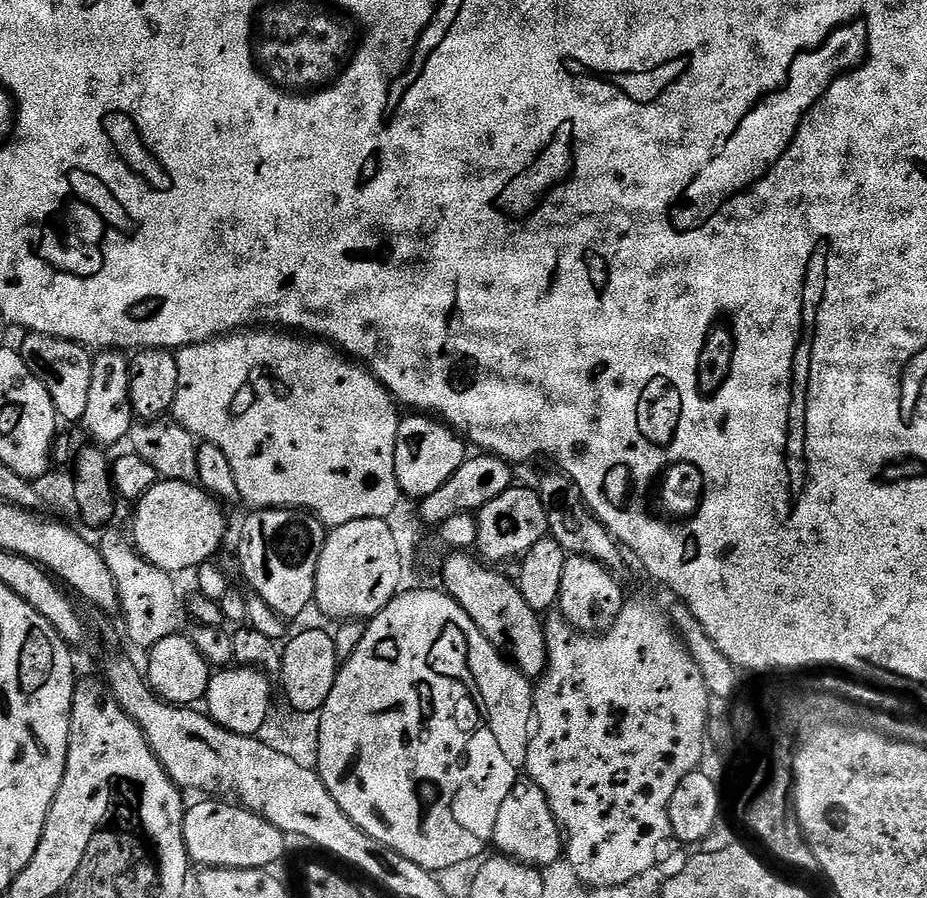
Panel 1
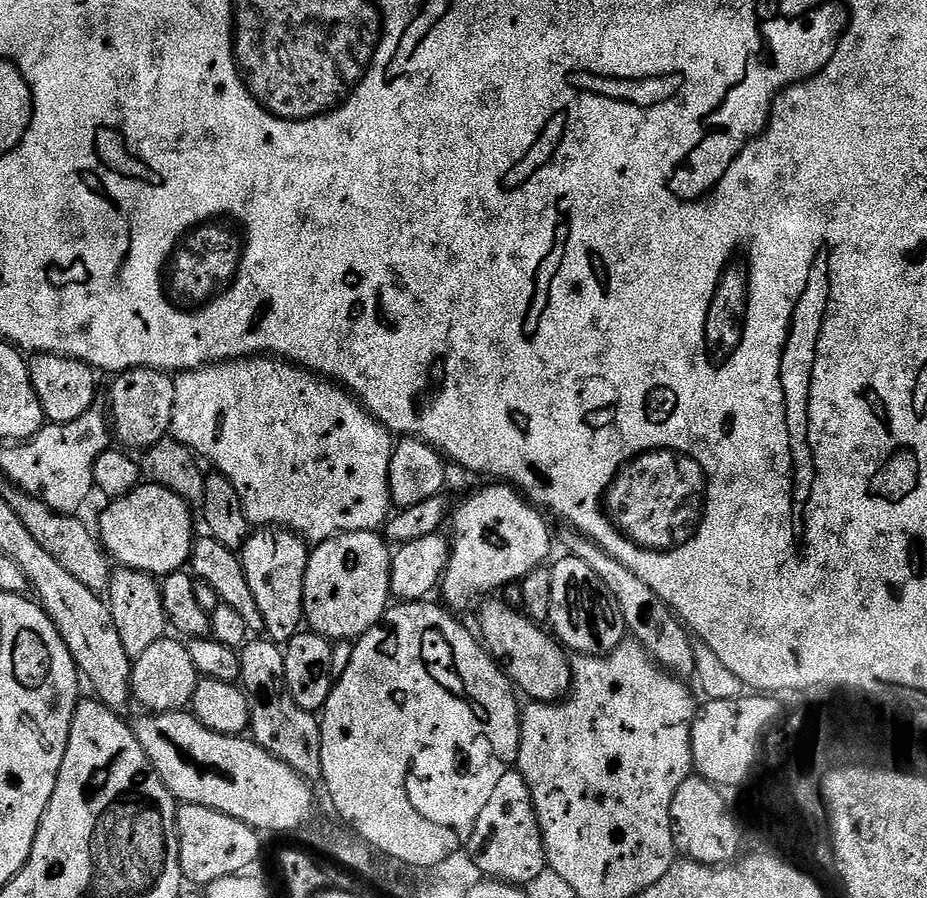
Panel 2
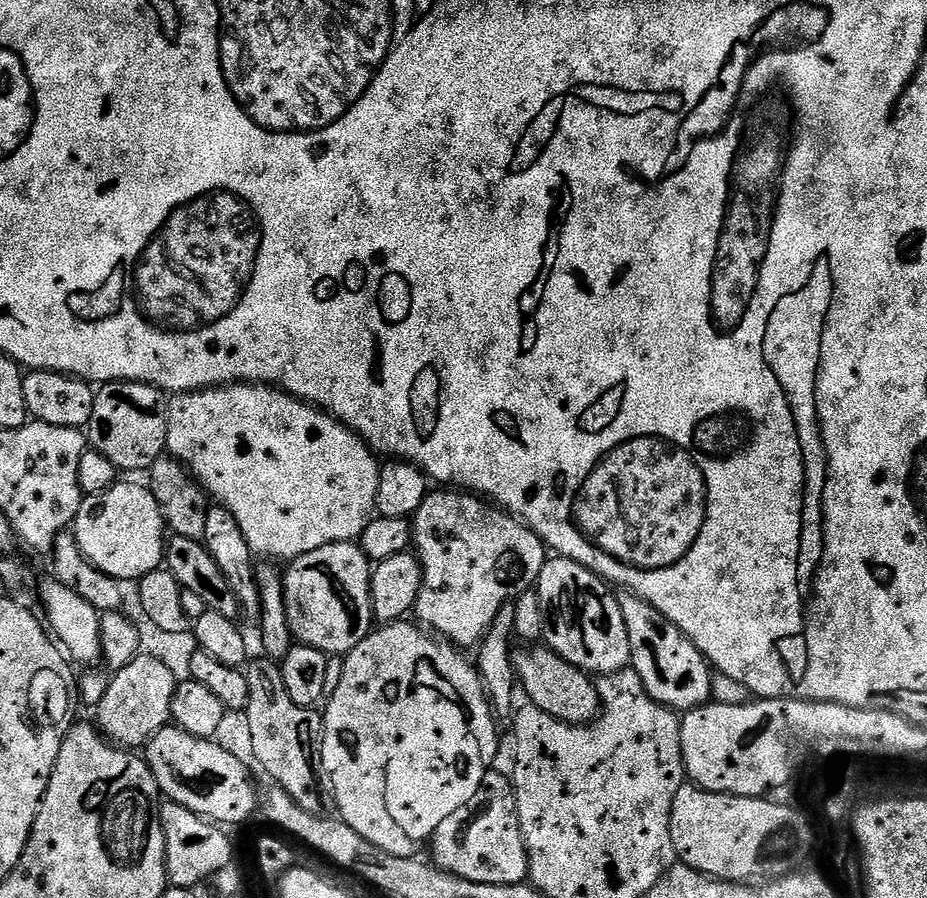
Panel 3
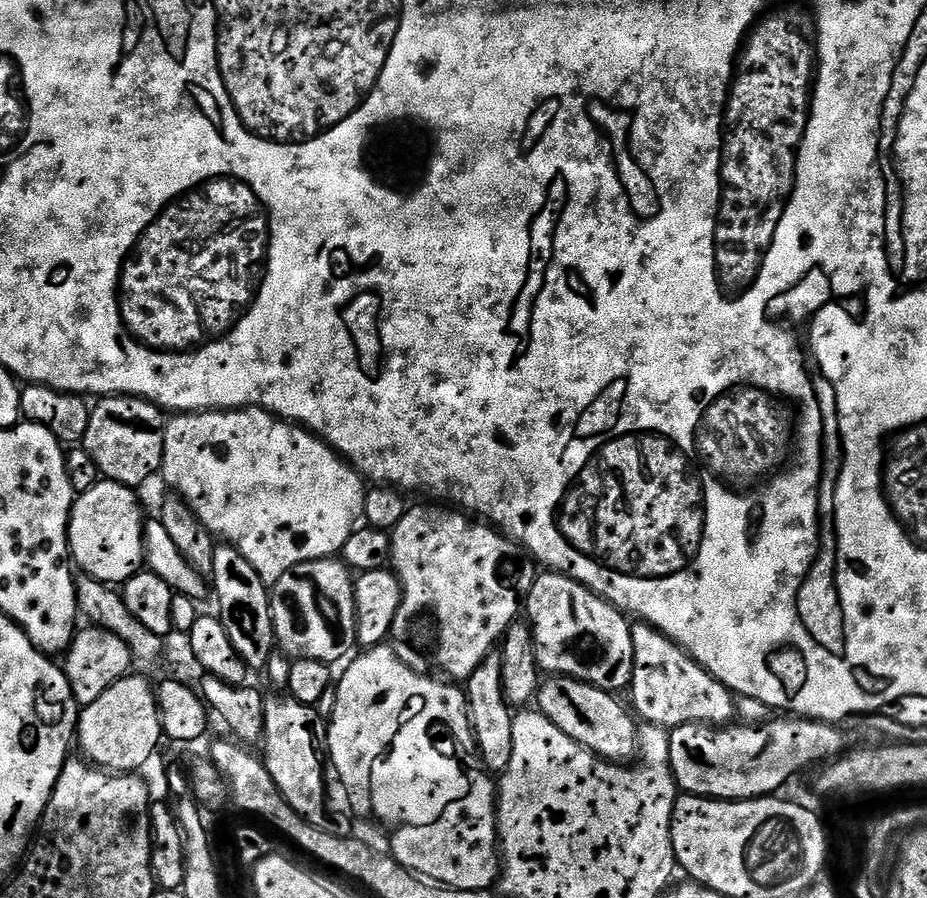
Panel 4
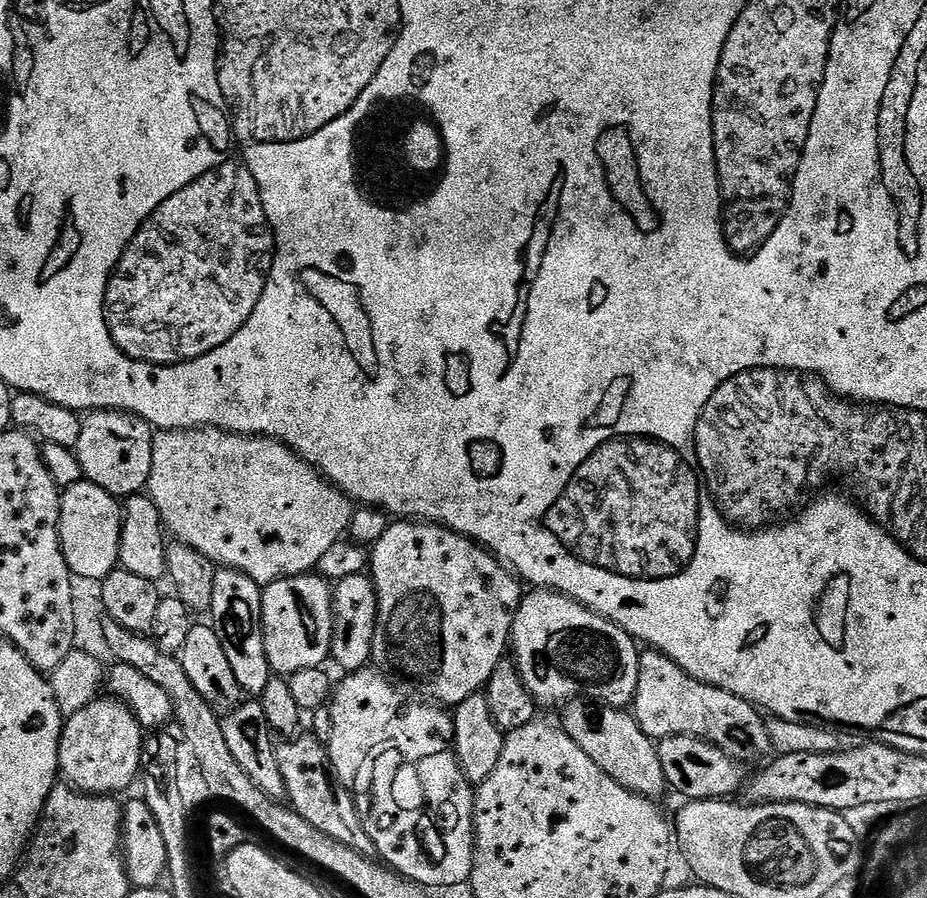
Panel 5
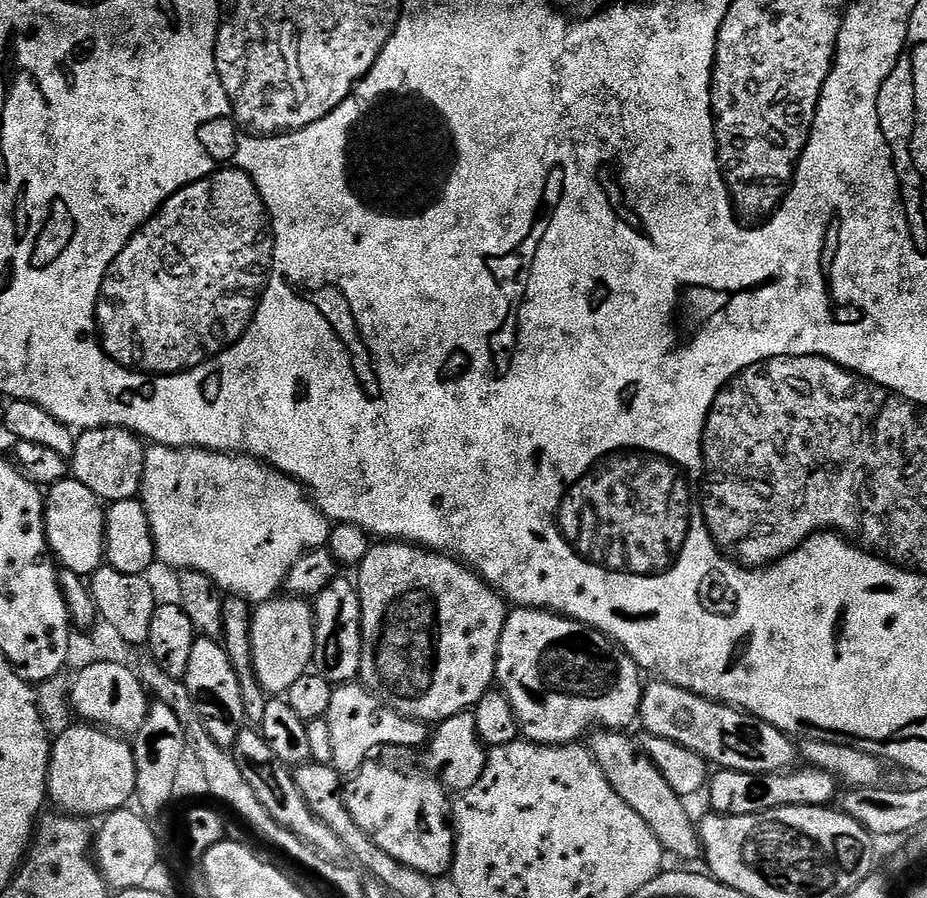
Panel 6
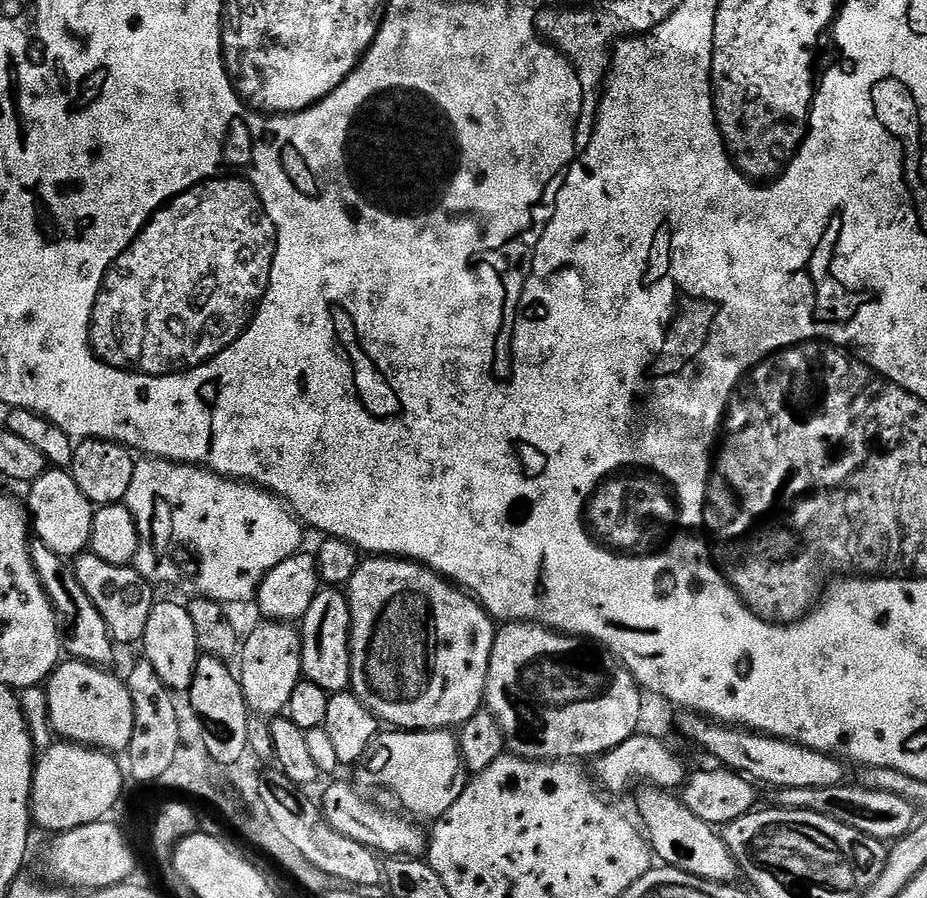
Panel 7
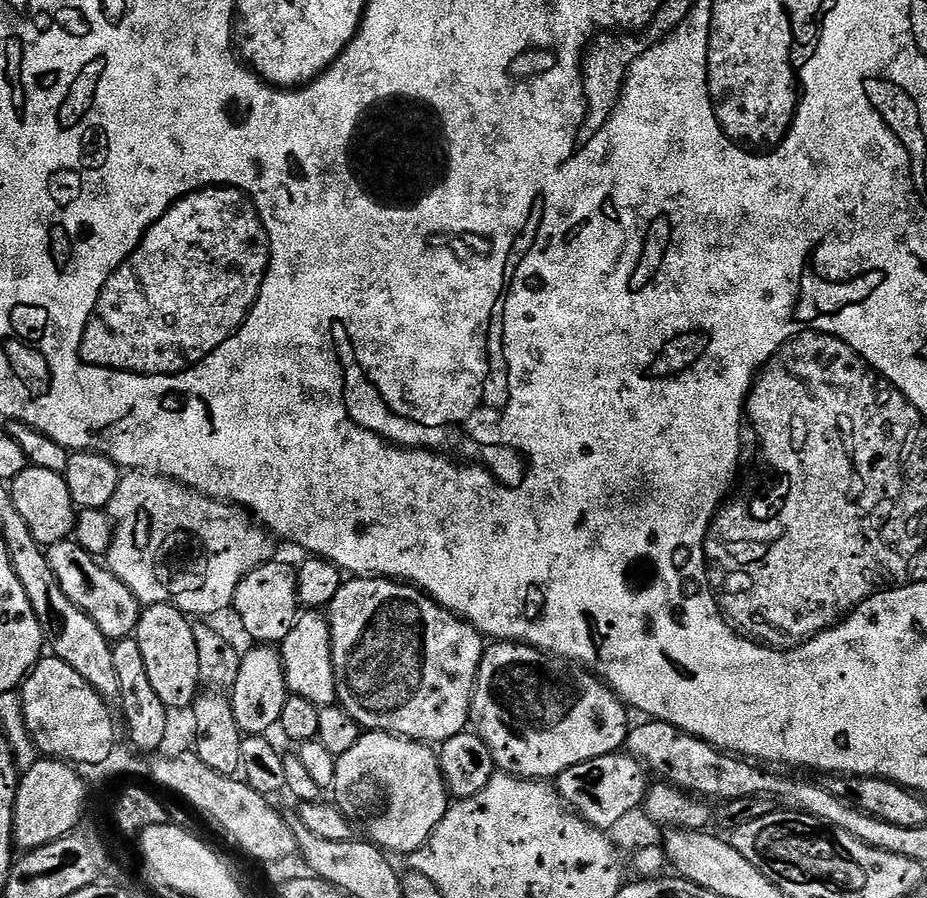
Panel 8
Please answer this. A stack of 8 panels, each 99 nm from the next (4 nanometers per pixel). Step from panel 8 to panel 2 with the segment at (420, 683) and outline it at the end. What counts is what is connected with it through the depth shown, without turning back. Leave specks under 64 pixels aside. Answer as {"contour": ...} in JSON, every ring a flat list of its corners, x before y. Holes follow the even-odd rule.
{"contour":[[492,482,489,488,480,488,473,496,468,496,460,504,460,509,453,511,450,516,450,551,448,553,448,569,444,571,442,592,443,603,449,609,468,608,479,605,485,598,499,593,508,584,519,584,528,575,541,567,544,560,552,552,554,532,548,529,544,521,545,513,537,508,531,500,525,498,515,488,504,482]]}

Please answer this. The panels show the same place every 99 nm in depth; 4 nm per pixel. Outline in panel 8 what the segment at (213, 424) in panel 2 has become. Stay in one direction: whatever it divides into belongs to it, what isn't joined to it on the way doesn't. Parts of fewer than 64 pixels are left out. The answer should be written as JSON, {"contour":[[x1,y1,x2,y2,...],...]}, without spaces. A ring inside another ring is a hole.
{"contour":[[139,470,129,471,121,475,118,490,114,490,114,498,110,498,106,509,108,517,112,520,112,545,106,557,106,566,130,590,140,599,141,605,149,604,172,604,178,611,184,613,189,618,212,618,219,612,224,612,233,607,236,599,236,591,242,582,258,566,268,563,273,559,272,552,273,537,259,523,254,522,253,517,245,512,243,508,237,508,231,504,225,504,222,500,211,500,208,496,195,492,192,488,187,488,185,484,180,484,169,476,156,476,153,472,142,472]]}

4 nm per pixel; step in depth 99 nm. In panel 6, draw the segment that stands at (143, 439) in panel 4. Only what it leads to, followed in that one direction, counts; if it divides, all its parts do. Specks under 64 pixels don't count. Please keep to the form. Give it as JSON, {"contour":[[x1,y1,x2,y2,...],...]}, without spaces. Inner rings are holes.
{"contour":[[89,428,77,435,70,472,102,502,134,500,140,495,145,451,145,441,127,428]]}

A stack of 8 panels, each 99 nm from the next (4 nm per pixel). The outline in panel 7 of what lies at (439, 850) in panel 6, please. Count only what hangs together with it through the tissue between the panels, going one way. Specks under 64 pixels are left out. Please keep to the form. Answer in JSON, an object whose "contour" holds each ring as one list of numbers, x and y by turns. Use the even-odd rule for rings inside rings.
{"contour":[[355,787,352,788,346,789,341,794,340,800,323,801,322,804,326,822,338,834,342,834,346,838,354,838,354,842,362,842,362,846,372,849,373,852,387,854,392,858,420,858,427,853,429,833,425,829,423,832,420,829,423,827,419,823,413,822,403,815,400,815,400,817,395,816,392,812,383,812,382,809,375,808,372,804,367,804,359,796,361,793]]}

